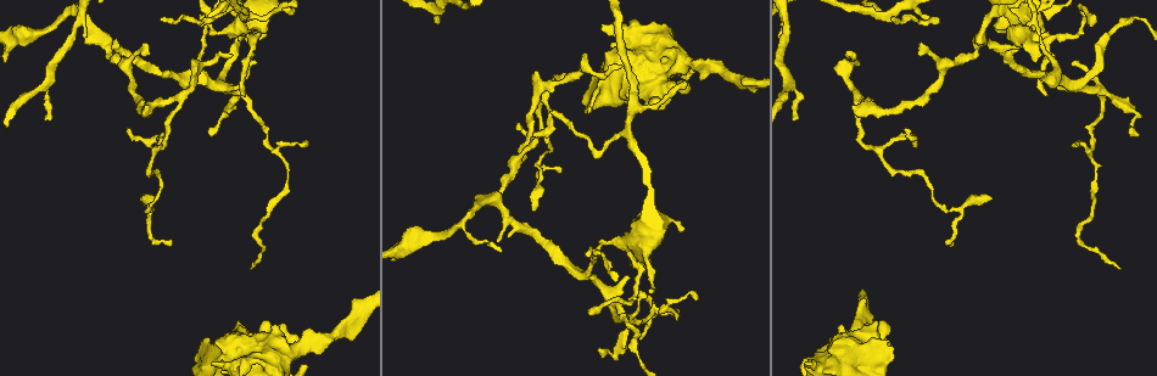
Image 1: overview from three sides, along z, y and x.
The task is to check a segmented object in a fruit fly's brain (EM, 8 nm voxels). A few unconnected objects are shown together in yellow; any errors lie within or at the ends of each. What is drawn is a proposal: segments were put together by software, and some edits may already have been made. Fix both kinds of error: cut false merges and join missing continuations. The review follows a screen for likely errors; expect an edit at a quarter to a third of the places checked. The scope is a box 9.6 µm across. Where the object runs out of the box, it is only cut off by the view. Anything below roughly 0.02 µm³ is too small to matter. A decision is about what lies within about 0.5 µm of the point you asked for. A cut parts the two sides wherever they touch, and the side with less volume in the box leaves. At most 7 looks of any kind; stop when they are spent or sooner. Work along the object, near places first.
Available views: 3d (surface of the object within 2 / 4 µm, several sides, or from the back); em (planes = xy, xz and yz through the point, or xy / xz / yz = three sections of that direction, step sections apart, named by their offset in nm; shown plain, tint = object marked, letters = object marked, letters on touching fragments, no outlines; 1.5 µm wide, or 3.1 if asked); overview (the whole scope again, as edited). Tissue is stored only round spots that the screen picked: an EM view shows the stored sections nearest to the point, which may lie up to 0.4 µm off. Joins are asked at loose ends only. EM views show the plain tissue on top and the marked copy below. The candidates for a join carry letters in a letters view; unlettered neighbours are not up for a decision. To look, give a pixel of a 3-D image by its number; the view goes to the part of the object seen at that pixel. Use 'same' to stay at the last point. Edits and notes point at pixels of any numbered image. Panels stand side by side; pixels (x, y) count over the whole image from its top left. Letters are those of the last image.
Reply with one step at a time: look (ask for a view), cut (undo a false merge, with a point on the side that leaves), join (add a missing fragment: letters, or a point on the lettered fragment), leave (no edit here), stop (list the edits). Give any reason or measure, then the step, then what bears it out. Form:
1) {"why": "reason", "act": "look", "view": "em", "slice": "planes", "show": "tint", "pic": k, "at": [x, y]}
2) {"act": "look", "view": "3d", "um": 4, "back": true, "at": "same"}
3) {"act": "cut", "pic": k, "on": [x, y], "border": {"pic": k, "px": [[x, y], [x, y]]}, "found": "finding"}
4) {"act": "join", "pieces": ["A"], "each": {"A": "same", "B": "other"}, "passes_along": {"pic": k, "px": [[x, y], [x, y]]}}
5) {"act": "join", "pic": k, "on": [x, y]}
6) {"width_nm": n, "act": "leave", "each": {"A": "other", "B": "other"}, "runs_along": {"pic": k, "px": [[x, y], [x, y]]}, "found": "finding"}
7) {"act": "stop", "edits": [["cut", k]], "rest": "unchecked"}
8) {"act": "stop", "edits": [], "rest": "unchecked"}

{"why": "free end", "act": "look", "view": "3d", "um": 4, "pic": 1, "at": [275, 324]}

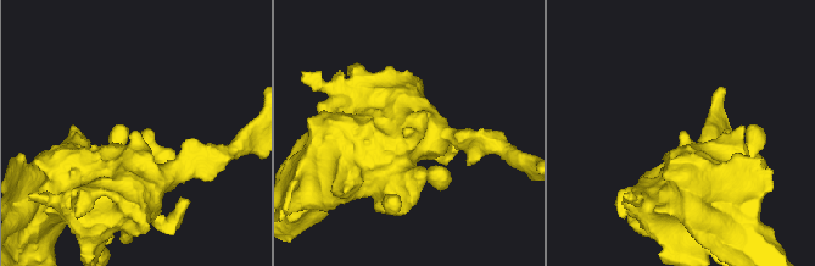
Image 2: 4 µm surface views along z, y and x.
{"act": "look", "view": "em", "slice": "xy", "step": 8, "show": "tint", "pic": 2, "at": [136, 133]}

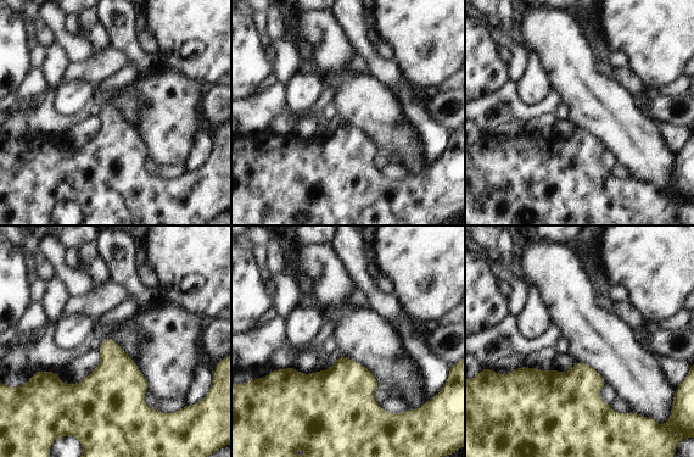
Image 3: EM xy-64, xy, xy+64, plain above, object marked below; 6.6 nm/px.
{"why": "another direction", "act": "look", "view": "em", "slice": "planes", "show": "letters", "at": "same"}

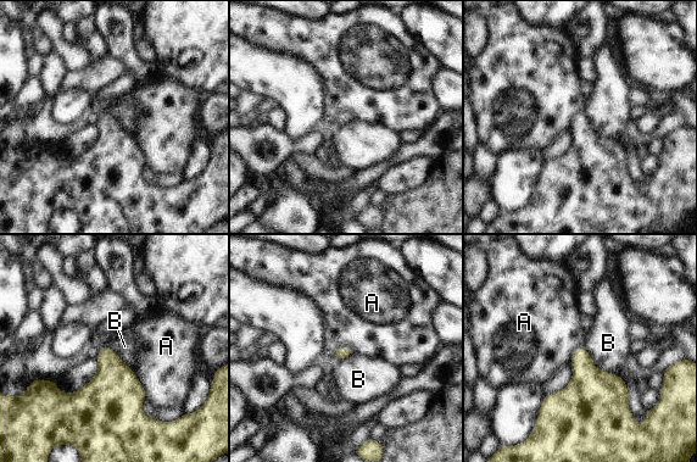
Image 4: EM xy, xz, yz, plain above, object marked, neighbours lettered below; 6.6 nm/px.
{"act": "leave", "each": {"A": "other", "B": "other"}, "border": {"pic": 4, "px": [[129, 367], [145, 391], [145, 399]]}, "found": "no lettered fragment goes on from it"}

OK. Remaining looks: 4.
{"why": "tapers out", "act": "look", "view": "3d", "um": 4, "back": true, "pic": 1, "at": [792, 118]}

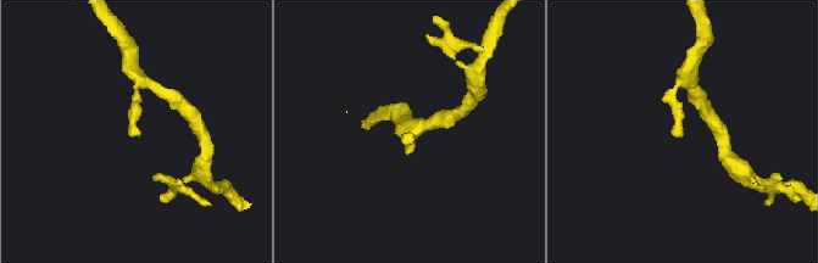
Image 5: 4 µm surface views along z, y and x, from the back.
{"why": "need the tissue", "act": "look", "view": "em", "um": 3.1, "slice": "xz", "step": 8, "show": "tint", "pic": 5, "at": [140, 134]}

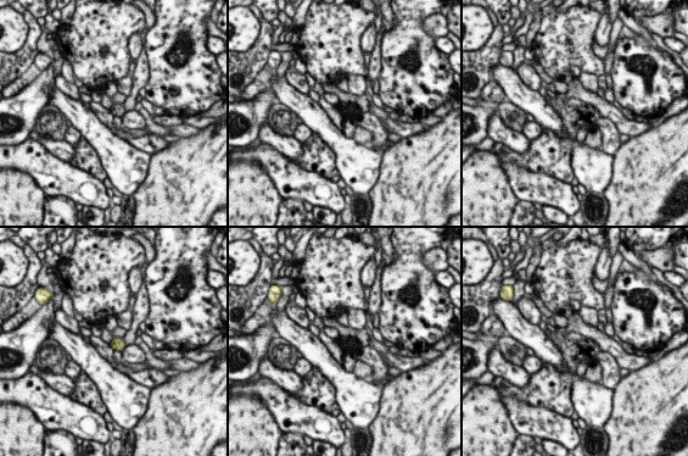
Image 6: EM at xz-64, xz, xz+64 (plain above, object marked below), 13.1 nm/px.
{"act": "look", "view": "em", "um": 3.1, "slice": "planes", "show": "letters", "at": "same"}

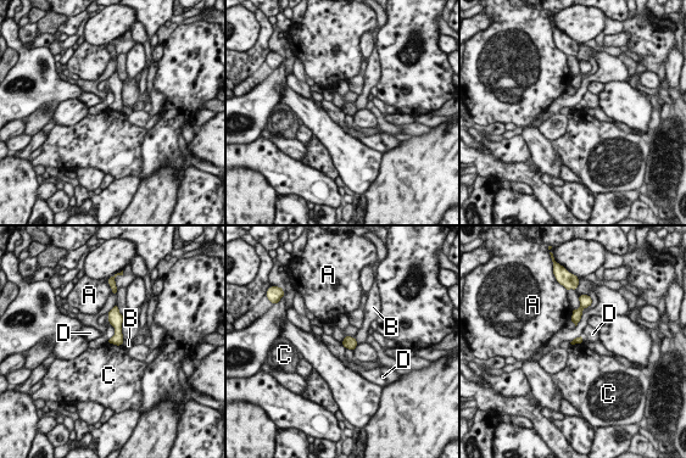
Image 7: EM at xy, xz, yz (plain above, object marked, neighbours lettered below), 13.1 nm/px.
{"act": "leave", "each": {"A": "other", "B": "other", "C": "other", "D": "other"}, "border": {"pic": 7, "px": [[109, 342], [121, 345]]}, "found": "none of them fits"}

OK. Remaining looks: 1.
{"act": "stop", "edits": [], "rest": "unchecked"}

